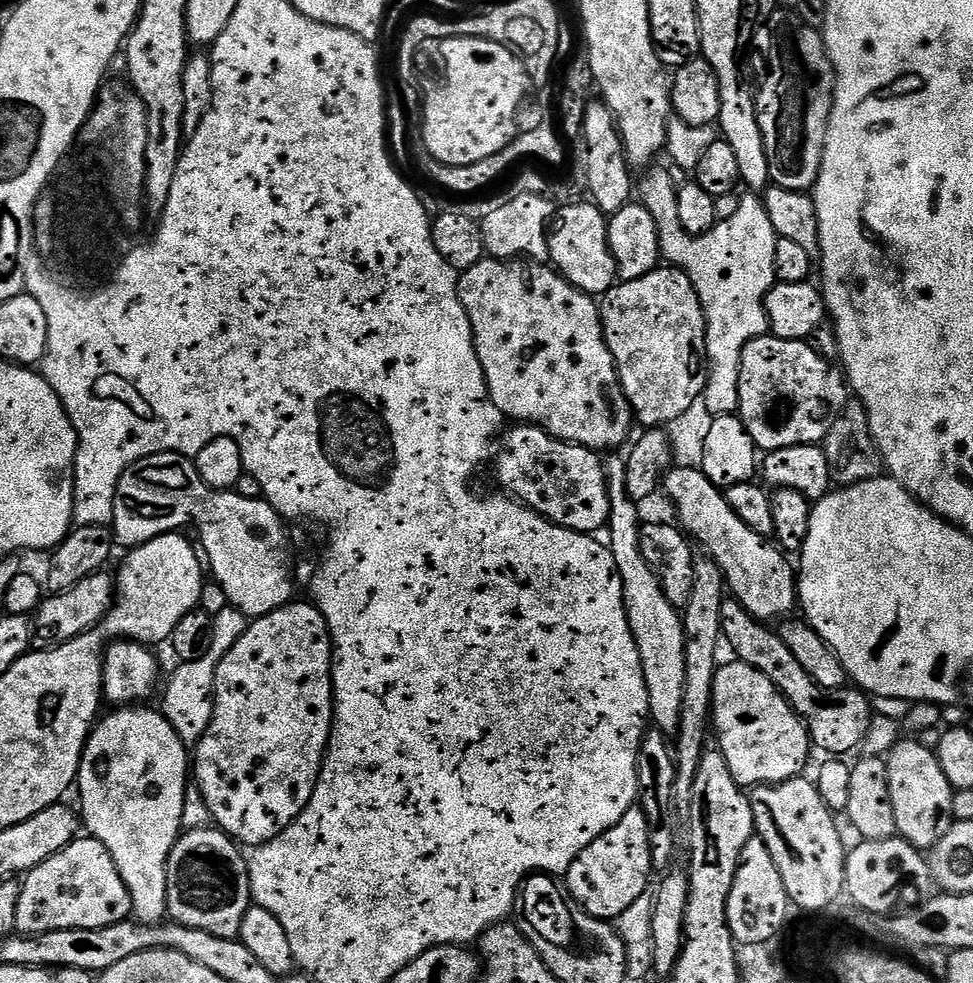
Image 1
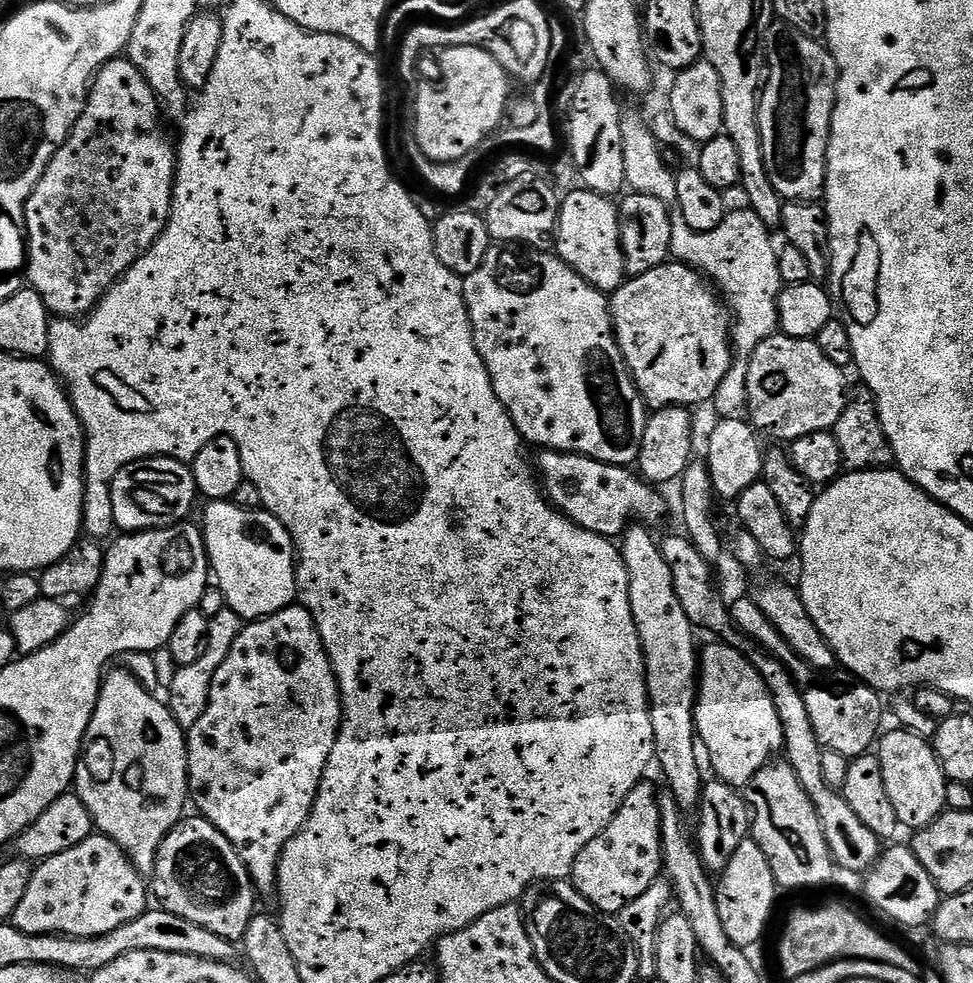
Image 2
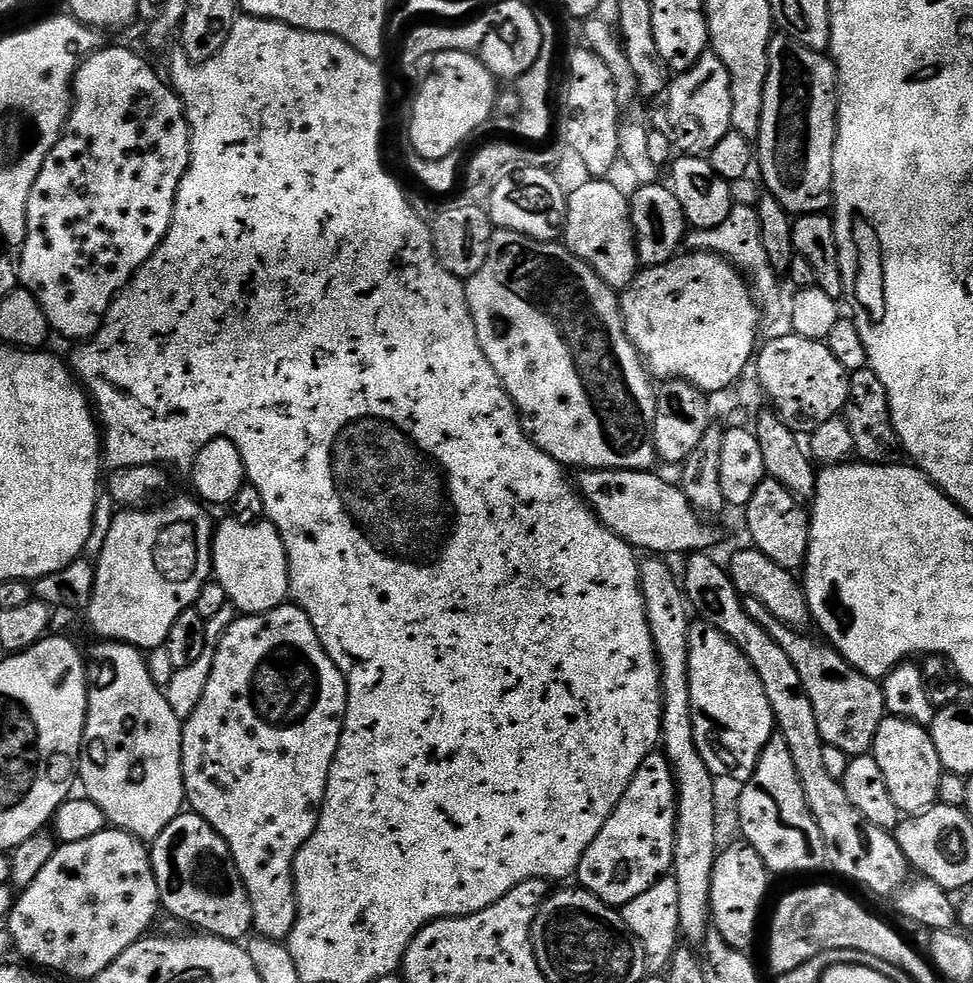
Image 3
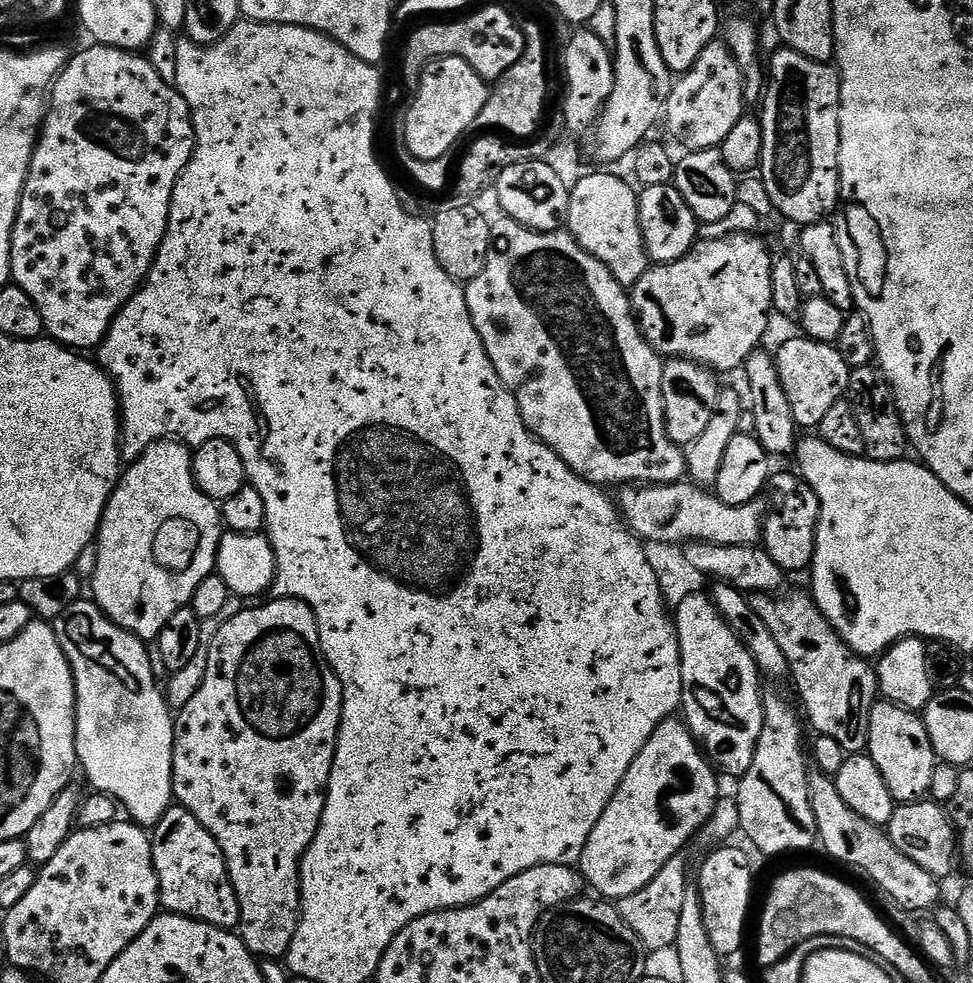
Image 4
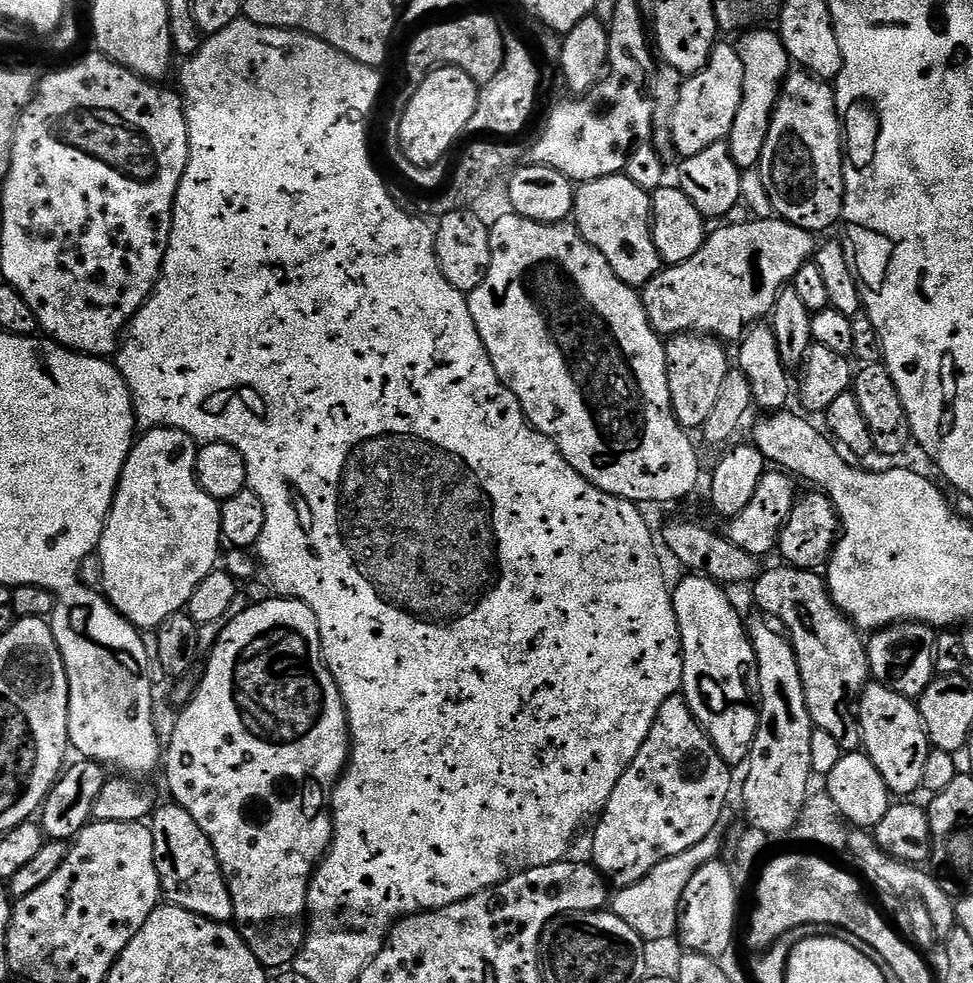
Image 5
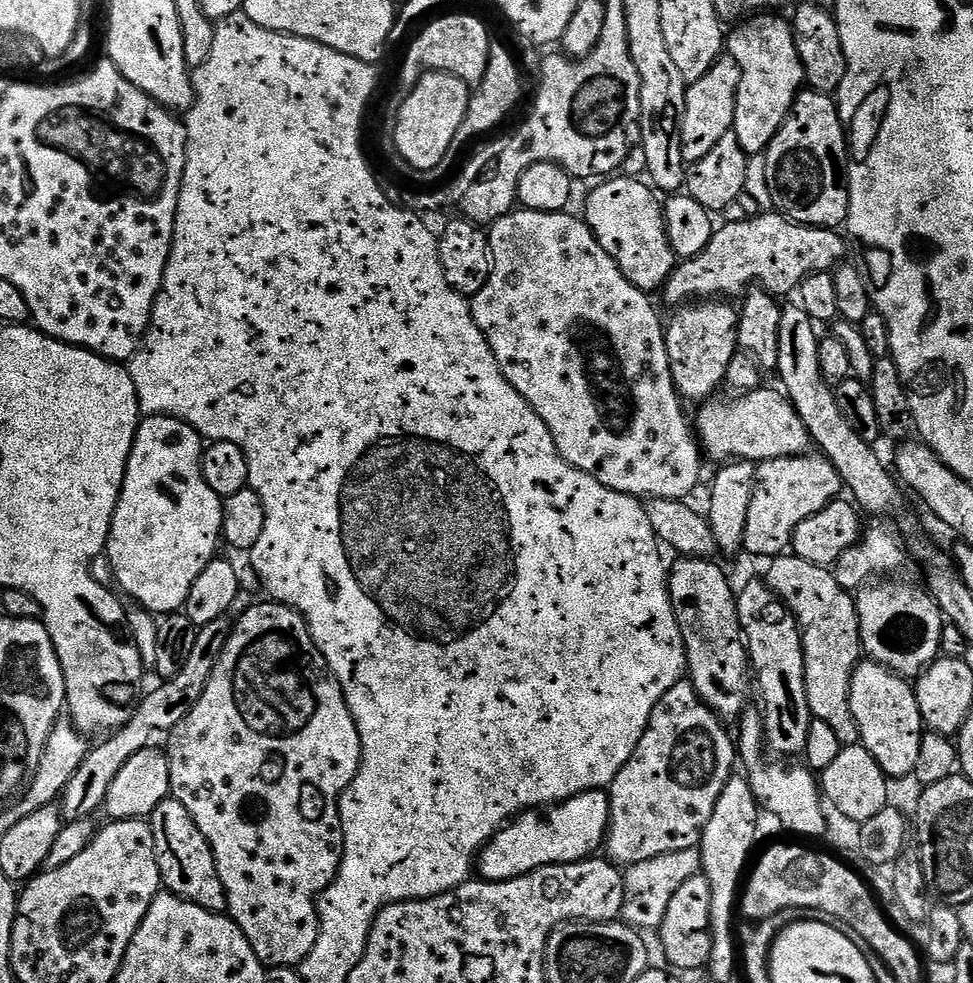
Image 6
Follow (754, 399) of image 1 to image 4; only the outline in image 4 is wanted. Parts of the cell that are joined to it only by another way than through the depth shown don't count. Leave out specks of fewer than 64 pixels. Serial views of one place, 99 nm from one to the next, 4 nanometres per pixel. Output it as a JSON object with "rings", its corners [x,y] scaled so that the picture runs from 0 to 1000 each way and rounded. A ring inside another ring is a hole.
{"rings":[[[821,344],[810,346],[802,355],[797,355],[795,365],[800,385],[804,385],[804,397],[812,405],[812,417],[819,432],[826,437],[842,436],[845,424],[853,418],[862,407],[868,406],[872,398],[872,379],[874,375],[865,368],[865,360],[853,350],[840,346]]]}

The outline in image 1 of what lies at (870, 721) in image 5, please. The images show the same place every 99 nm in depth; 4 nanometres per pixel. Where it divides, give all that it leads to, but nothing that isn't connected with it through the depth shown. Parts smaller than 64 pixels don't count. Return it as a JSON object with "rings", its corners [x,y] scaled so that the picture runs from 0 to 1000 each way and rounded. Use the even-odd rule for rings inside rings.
{"rings":[[[926,751],[911,770],[915,787],[915,812],[919,816],[919,836],[924,854],[953,865],[960,862],[979,840],[980,805],[968,787],[961,764],[946,757],[941,751]]]}

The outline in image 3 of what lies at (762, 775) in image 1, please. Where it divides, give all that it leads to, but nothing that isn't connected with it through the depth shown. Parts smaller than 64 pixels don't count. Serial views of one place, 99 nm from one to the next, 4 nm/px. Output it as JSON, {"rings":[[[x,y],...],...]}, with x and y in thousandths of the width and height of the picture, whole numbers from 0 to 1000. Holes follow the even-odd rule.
{"rings":[[[715,633],[707,641],[707,685],[713,751],[721,775],[737,791],[770,793],[798,741],[798,730],[775,678],[734,636]]]}

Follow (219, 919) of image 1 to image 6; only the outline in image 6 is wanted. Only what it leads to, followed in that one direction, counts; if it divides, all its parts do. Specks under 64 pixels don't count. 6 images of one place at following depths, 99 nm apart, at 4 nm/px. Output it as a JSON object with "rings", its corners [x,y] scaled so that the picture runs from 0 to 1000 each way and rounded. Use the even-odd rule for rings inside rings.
{"rings":[[[174,812],[157,824],[154,837],[165,900],[180,911],[186,911],[212,926],[233,929],[234,915],[224,893],[218,862],[216,857],[212,857],[208,844],[203,844],[199,832],[195,832],[195,824],[191,824],[187,816]]]}

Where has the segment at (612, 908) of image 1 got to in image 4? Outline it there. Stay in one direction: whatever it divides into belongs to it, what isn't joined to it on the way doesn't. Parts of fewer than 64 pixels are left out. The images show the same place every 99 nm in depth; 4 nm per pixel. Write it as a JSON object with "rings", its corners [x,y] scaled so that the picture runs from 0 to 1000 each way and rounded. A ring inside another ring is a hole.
{"rings":[[[699,730],[681,732],[668,747],[668,755],[660,759],[656,771],[647,775],[647,783],[643,783],[643,791],[635,800],[631,812],[619,824],[619,832],[615,832],[615,840],[606,844],[606,852],[598,865],[598,873],[594,886],[604,899],[609,903],[614,913],[625,918],[635,918],[647,909],[656,909],[684,877],[694,871],[700,870],[703,862],[711,855],[711,849],[718,847],[724,838],[732,831],[736,815],[742,809],[740,798],[736,795],[738,785],[724,768],[714,749],[707,742],[706,736]]]}

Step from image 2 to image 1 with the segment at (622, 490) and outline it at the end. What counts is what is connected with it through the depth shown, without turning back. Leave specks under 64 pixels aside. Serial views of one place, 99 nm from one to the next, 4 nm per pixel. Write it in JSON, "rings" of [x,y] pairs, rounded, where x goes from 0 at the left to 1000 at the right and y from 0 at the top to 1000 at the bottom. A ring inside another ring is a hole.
{"rings":[[[535,430],[523,434],[517,440],[518,453],[509,461],[510,488],[521,504],[547,517],[554,525],[560,525],[579,537],[591,541],[613,543],[624,534],[627,523],[627,507],[625,506],[625,488],[621,485],[621,474],[616,464],[607,456],[599,456],[596,452],[583,452],[580,448],[570,448],[559,435],[549,431]]]}

